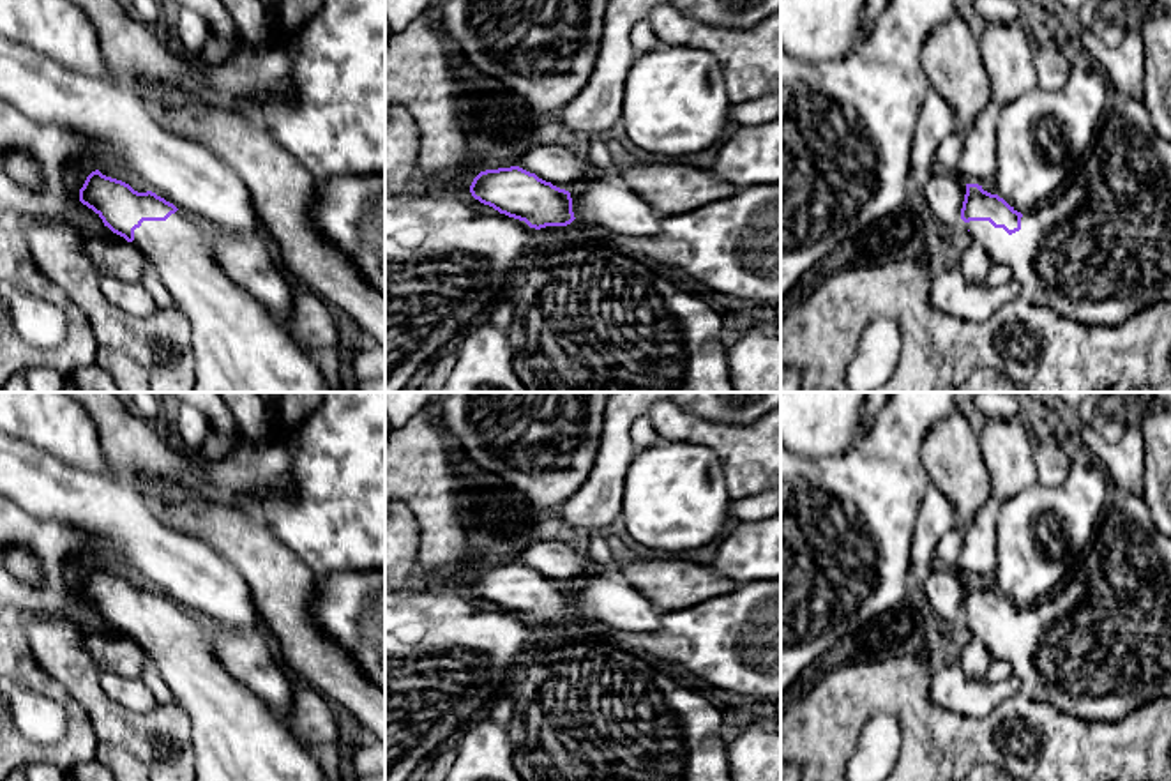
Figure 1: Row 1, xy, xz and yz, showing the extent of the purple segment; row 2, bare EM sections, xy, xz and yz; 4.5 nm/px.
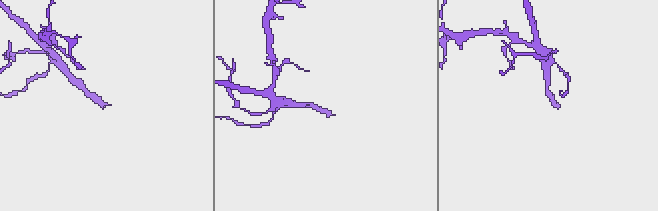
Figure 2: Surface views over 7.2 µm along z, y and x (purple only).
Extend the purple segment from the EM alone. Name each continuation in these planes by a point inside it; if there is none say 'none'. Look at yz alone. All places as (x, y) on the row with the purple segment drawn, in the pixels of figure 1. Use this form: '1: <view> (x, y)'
1: yz (1097, 251)

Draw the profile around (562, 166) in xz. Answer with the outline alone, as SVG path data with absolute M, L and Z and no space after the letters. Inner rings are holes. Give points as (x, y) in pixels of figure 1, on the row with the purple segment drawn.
M562 145L530 148L516 163L519 168L569 193L578 191L588 180L606 175L593 168L585 154Z

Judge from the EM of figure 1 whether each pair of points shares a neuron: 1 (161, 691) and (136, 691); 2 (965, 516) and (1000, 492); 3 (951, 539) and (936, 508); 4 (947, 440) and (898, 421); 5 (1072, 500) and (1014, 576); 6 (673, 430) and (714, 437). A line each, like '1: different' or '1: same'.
1: different
2: different
3: different
4: different
5: same
6: same

